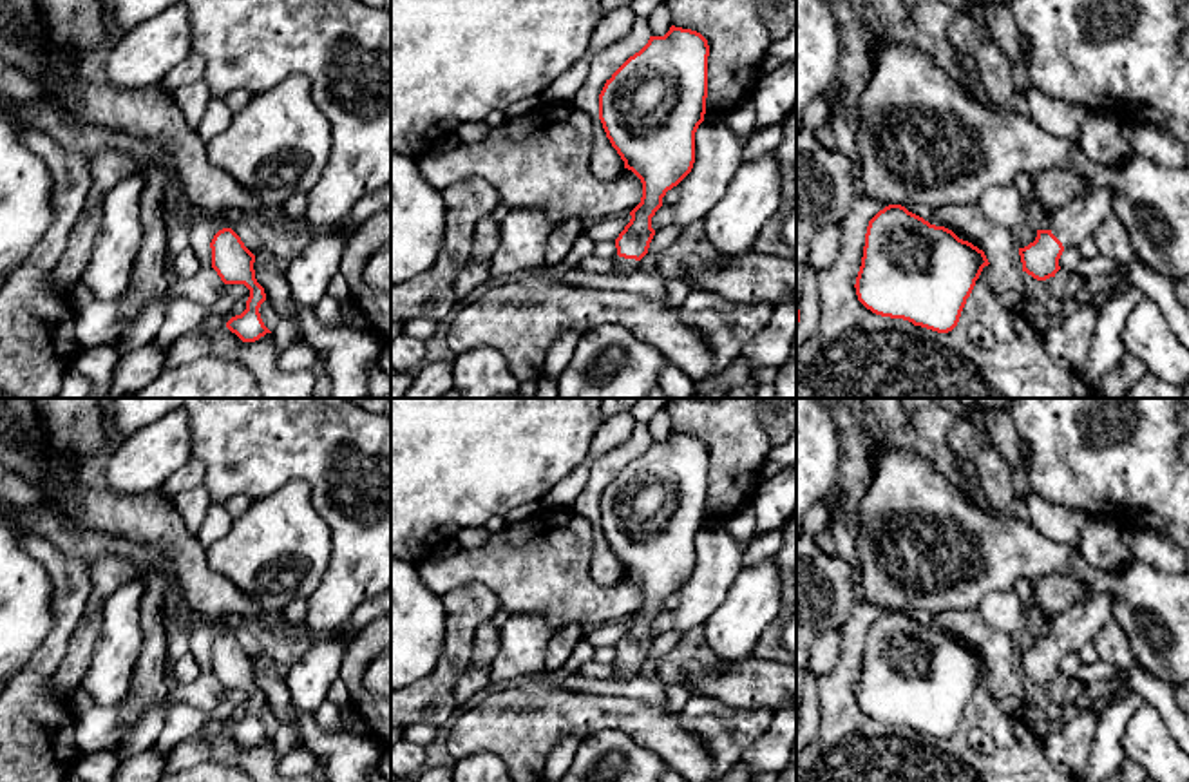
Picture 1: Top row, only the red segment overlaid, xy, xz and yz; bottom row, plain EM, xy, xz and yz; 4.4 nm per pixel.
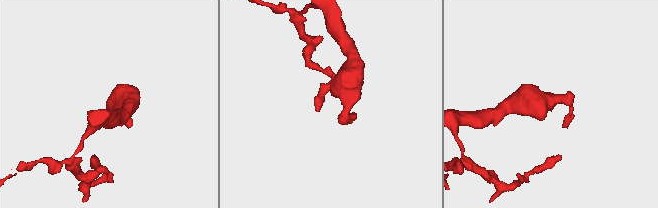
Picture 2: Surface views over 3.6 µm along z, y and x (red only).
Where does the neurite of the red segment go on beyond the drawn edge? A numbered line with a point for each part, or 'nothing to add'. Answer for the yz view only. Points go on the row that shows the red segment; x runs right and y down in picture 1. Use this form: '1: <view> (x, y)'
1: yz (1077, 219)

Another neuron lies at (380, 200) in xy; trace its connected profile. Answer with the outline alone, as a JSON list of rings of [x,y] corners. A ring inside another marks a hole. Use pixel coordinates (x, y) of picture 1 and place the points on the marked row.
[[[391,183],[380,186],[373,194],[364,196],[351,210],[349,221],[355,224],[362,224],[371,215],[391,208]]]

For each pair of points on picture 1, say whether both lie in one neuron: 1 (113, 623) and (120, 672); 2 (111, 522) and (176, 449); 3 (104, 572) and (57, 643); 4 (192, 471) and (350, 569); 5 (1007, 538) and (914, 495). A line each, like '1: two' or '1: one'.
1: one
2: two
3: two
4: two
5: one

